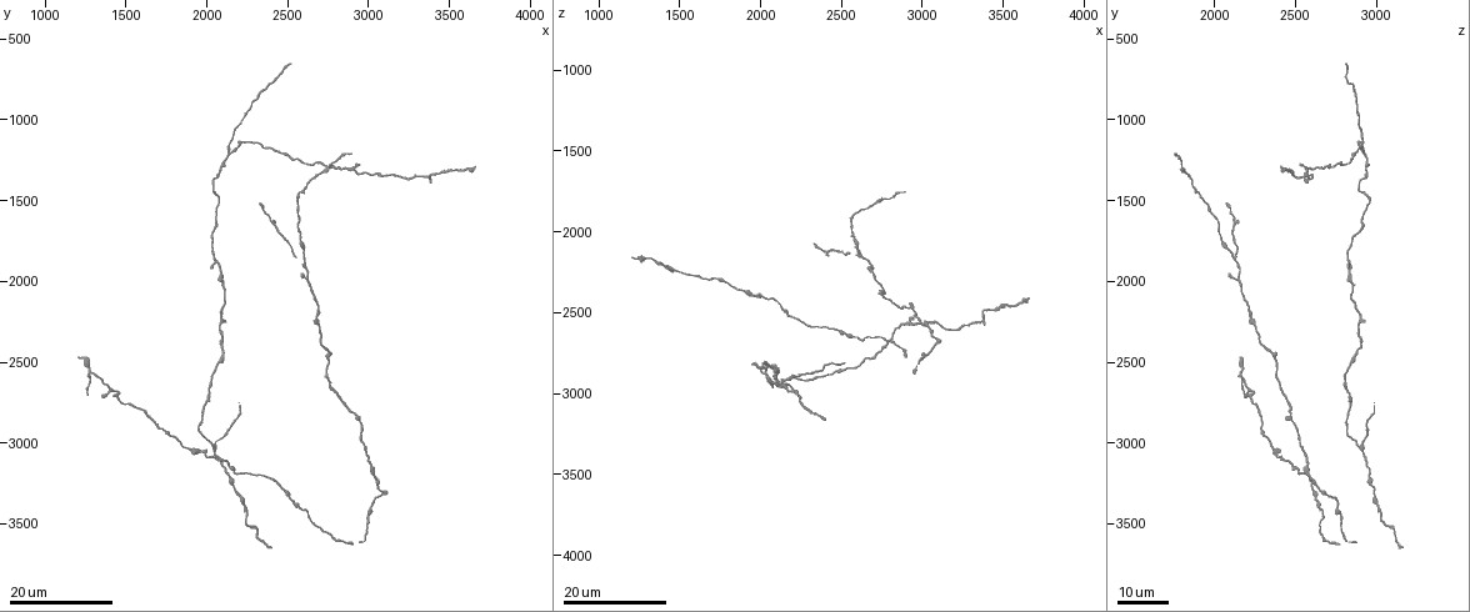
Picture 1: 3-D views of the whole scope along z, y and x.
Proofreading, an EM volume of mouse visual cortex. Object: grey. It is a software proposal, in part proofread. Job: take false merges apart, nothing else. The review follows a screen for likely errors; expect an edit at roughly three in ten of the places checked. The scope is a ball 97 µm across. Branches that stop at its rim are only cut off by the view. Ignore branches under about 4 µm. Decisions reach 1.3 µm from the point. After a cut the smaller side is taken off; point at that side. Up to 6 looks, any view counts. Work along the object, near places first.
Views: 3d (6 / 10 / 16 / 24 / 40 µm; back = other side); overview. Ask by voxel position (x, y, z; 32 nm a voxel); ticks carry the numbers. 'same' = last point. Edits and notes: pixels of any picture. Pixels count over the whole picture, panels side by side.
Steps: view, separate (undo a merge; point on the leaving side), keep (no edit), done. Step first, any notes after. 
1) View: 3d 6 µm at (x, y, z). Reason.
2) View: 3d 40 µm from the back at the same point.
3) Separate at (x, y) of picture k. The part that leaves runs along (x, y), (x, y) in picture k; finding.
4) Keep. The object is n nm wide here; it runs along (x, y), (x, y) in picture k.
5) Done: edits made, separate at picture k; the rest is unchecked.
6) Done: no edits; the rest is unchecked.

View: 3d 16 µm at (2140, 1200, 2920). Three arms meet.

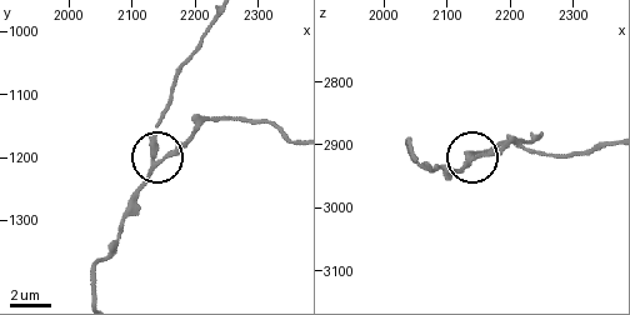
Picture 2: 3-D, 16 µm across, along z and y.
View: 3d 10 µm at (2155, 1200, 2915).

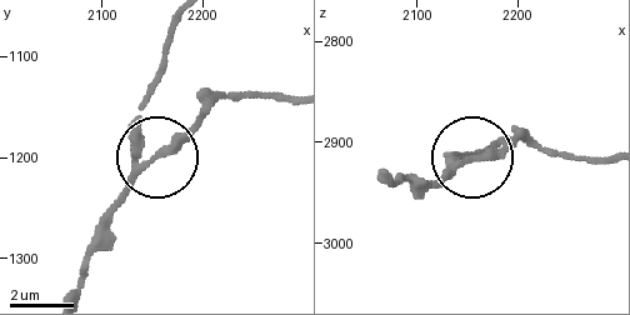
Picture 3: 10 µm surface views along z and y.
Keep. The object is 260 nm wide here; all the same cell.

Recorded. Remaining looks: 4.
View: 3d 16 µm at (1440, 2660, 2220).

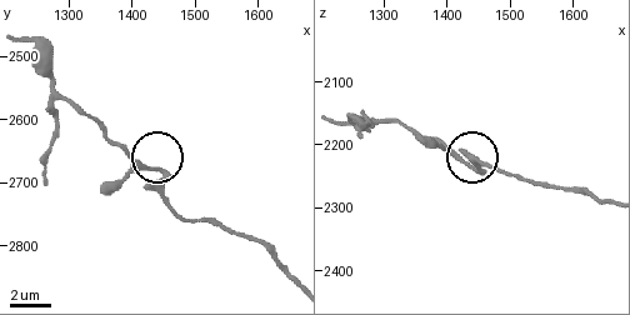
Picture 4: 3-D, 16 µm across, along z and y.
View: 3d 6 µm at (1440, 2680, 2235).

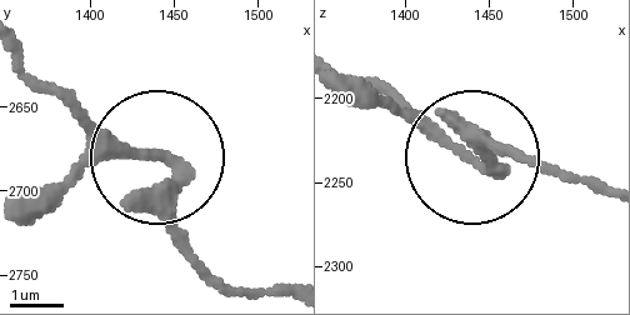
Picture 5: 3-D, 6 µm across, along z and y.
Keep. One cell here.

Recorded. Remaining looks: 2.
View: 3d 24 µm at (2600, 1840, 2100). Arms part here.

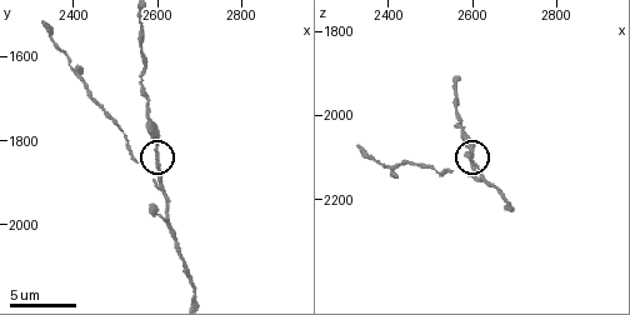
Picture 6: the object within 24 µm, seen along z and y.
View: 3d 10 µm at the same point. Zoom in.

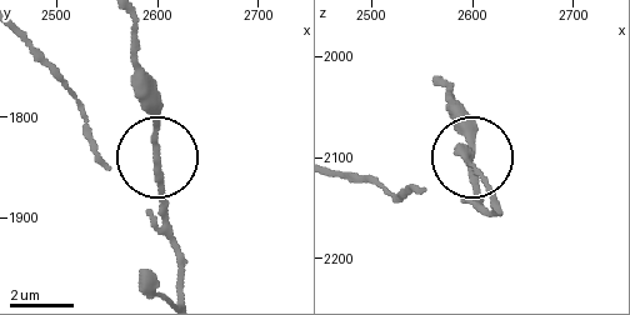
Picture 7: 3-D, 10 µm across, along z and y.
Keep. It runs along (181, 293), (181, 251), (158, 158), (95, 163) in picture 7; continuous, no second cell.

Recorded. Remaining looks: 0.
Done: no edits; the rest is unchecked.

